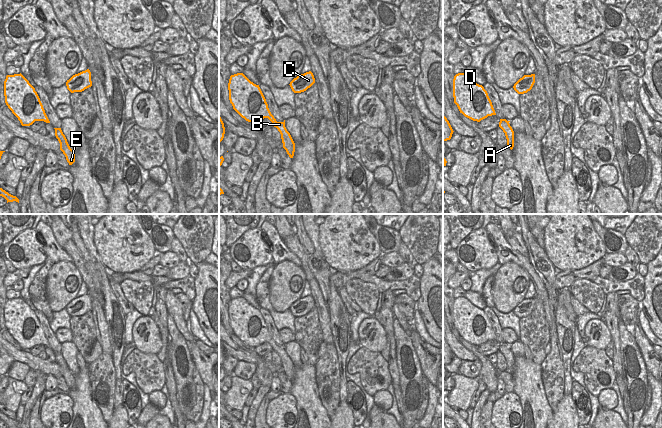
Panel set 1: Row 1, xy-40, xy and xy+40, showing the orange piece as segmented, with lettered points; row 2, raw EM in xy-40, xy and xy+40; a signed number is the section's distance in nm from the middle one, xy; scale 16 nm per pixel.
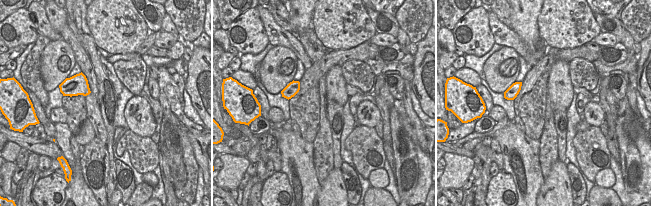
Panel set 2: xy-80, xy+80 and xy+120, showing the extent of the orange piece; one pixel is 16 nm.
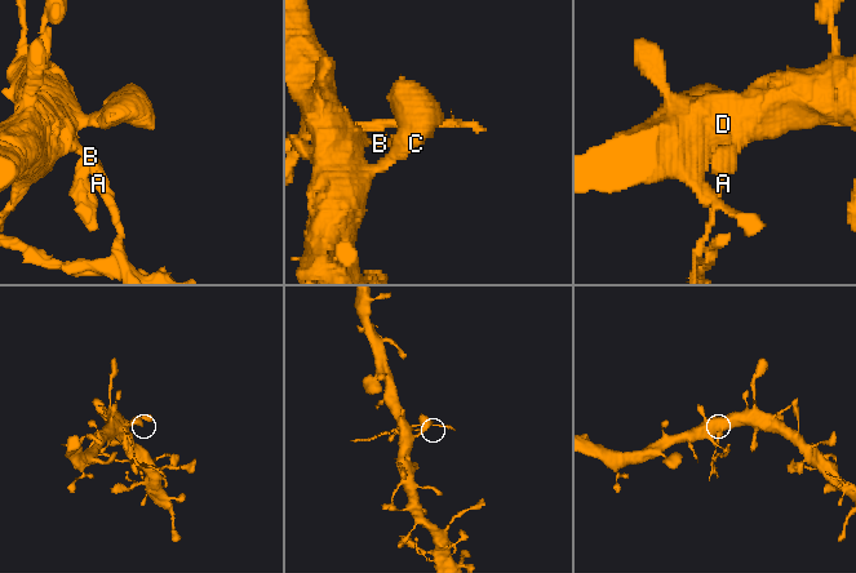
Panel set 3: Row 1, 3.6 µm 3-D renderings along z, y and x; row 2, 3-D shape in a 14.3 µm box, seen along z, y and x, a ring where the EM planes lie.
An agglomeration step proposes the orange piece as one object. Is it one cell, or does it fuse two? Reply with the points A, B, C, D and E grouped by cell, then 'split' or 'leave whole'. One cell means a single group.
groups A B E / C D; split

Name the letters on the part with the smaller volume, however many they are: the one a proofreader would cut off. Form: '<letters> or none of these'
A, B, E

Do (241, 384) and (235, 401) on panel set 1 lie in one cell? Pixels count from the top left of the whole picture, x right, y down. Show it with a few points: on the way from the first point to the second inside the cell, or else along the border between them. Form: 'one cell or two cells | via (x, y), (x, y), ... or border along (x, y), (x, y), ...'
one cell | via (240, 388), (236, 397)

